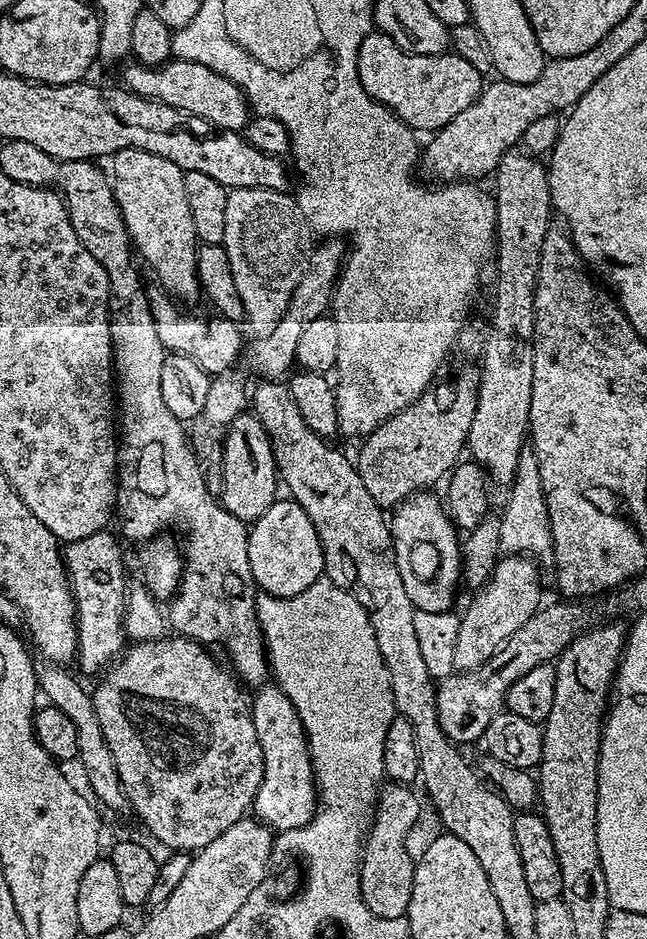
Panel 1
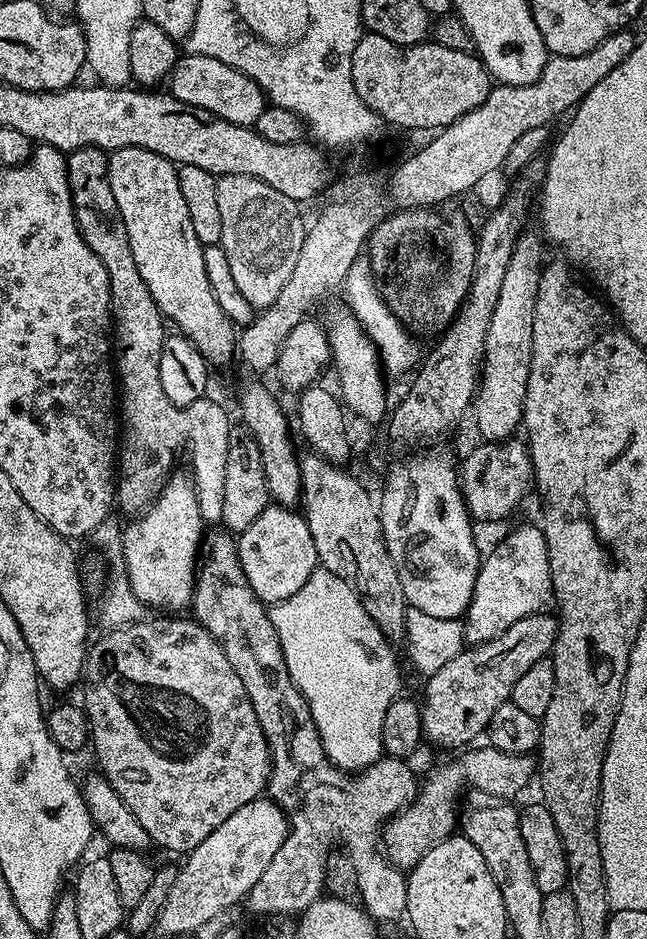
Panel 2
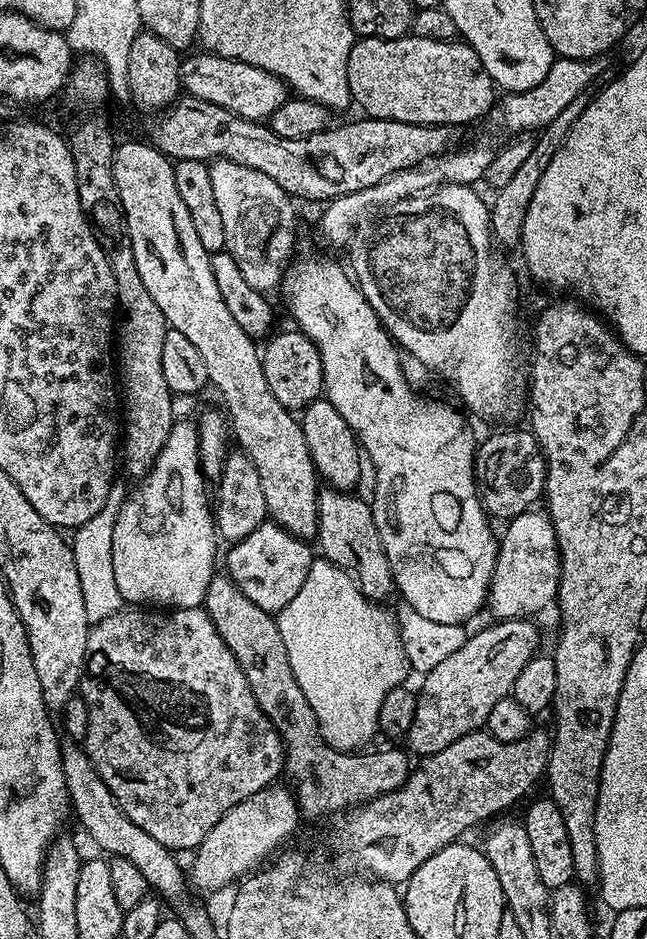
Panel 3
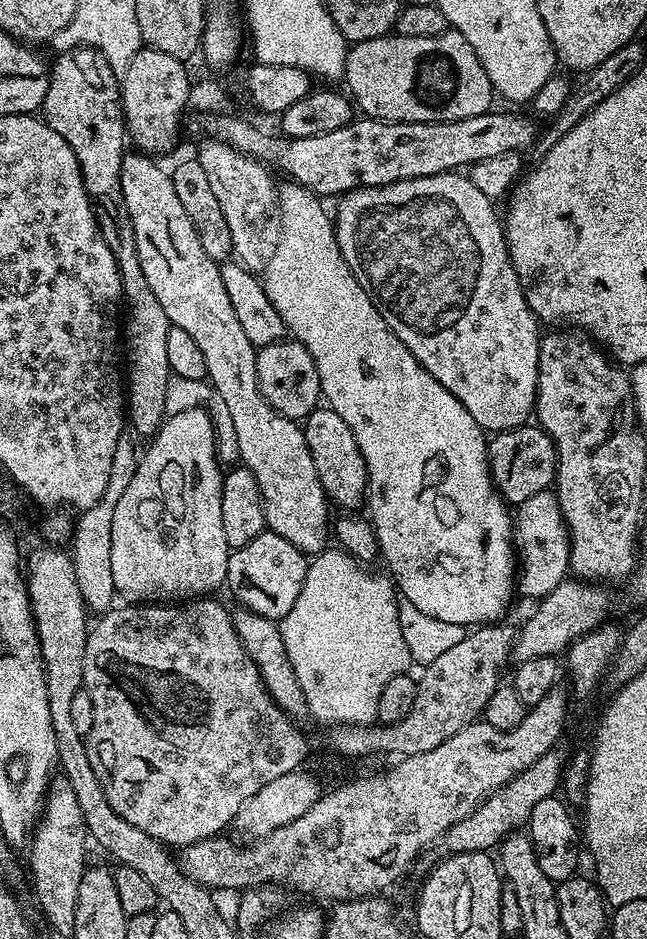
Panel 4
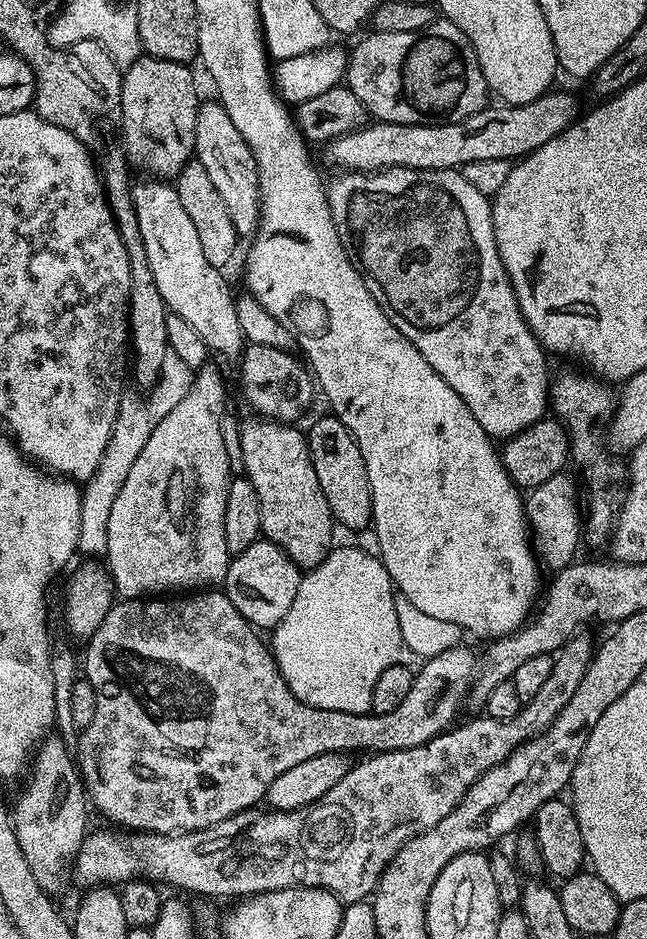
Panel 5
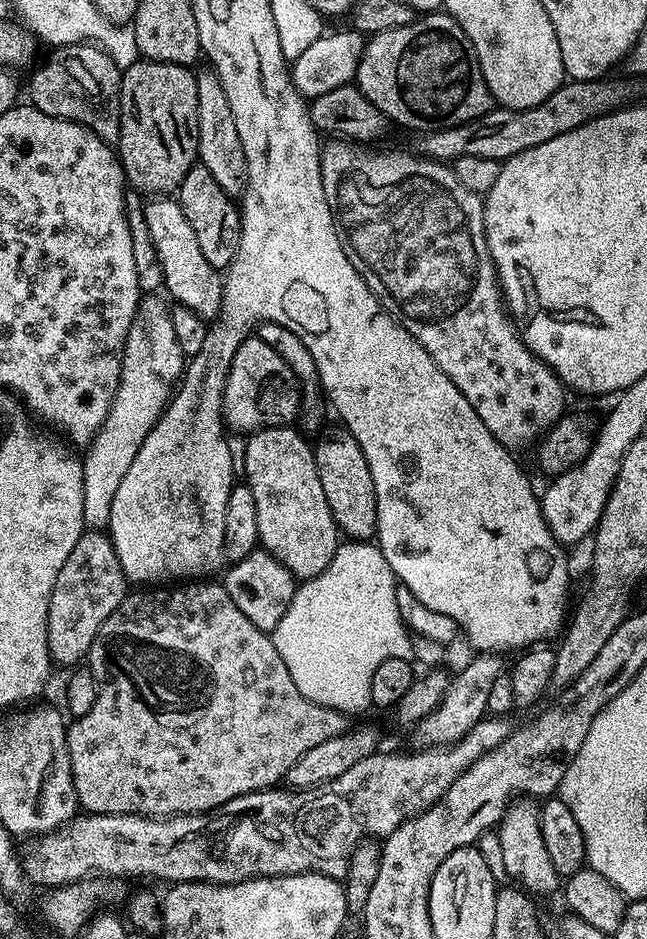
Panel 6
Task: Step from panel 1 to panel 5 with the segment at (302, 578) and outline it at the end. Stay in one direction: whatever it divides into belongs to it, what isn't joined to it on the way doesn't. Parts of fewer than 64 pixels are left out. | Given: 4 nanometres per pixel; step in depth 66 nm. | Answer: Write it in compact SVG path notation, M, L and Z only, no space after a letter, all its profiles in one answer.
M261 538L250 546L246 546L246 550L237 552L231 557L228 573L224 575L222 581L222 591L230 598L230 602L234 602L234 606L243 614L249 625L257 626L258 624L262 628L272 630L294 603L294 594L298 594L301 575L300 565L296 564L279 545L270 539Z

